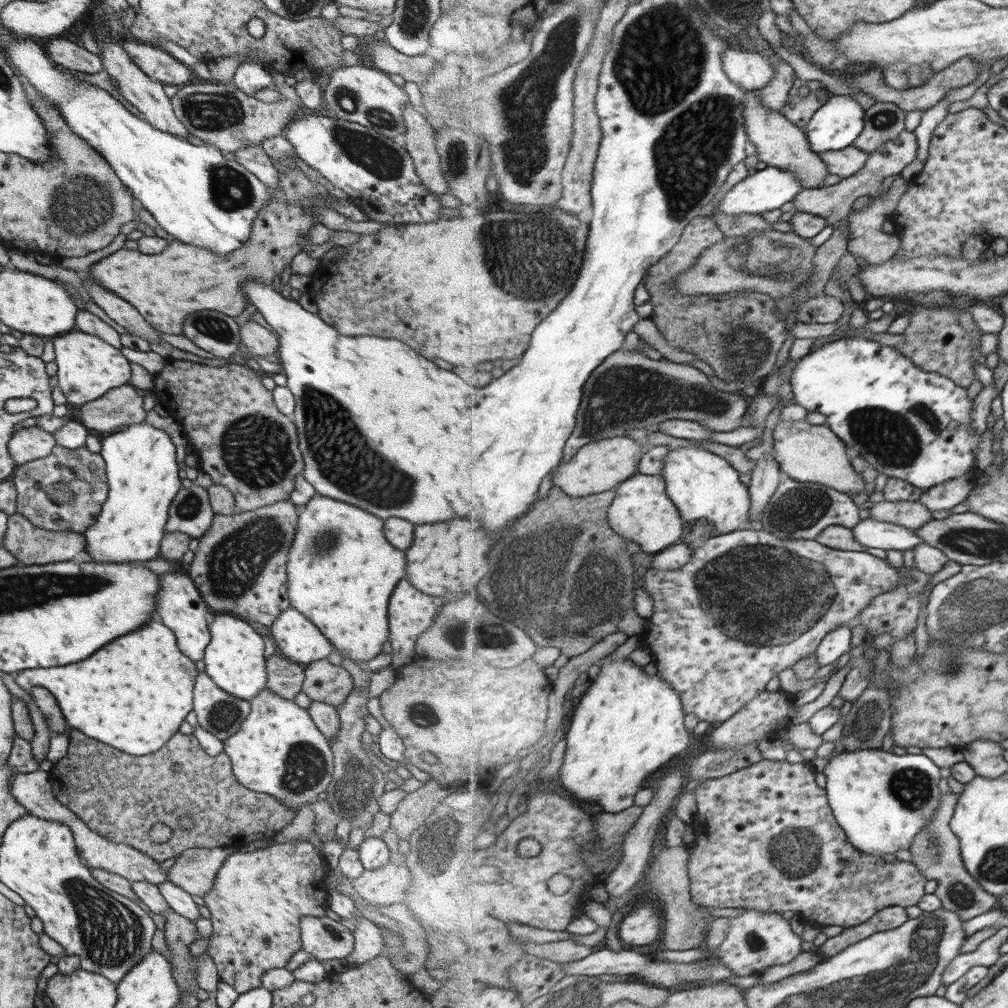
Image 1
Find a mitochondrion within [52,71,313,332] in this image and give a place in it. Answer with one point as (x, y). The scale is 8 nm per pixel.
(205, 110)

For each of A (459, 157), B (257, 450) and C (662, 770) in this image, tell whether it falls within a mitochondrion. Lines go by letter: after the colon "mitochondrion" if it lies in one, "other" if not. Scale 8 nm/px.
A: mitochondrion
B: mitochondrion
C: other

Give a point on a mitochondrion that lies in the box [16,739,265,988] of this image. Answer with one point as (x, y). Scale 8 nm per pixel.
(111, 934)

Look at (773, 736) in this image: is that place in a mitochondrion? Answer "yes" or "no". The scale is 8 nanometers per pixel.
no

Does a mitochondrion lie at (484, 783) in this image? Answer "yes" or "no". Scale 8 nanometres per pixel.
no

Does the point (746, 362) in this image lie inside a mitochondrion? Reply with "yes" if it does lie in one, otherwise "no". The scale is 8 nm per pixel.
yes

